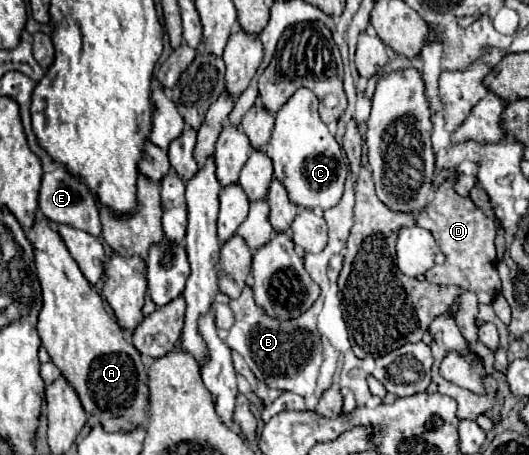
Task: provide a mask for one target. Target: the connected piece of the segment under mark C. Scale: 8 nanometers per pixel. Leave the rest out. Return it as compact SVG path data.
M299 89L277 111L277 115L275 115L275 129L273 129L271 141L265 145L265 153L273 161L275 179L281 179L281 183L285 185L285 189L289 193L291 203L295 203L299 207L309 207L309 209L321 209L321 211L325 211L325 209L329 209L329 207L339 203L339 199L343 195L343 185L345 185L345 177L347 177L349 165L343 159L339 143L335 141L333 135L329 135L327 125L317 115L317 97L313 95L313 91Z

